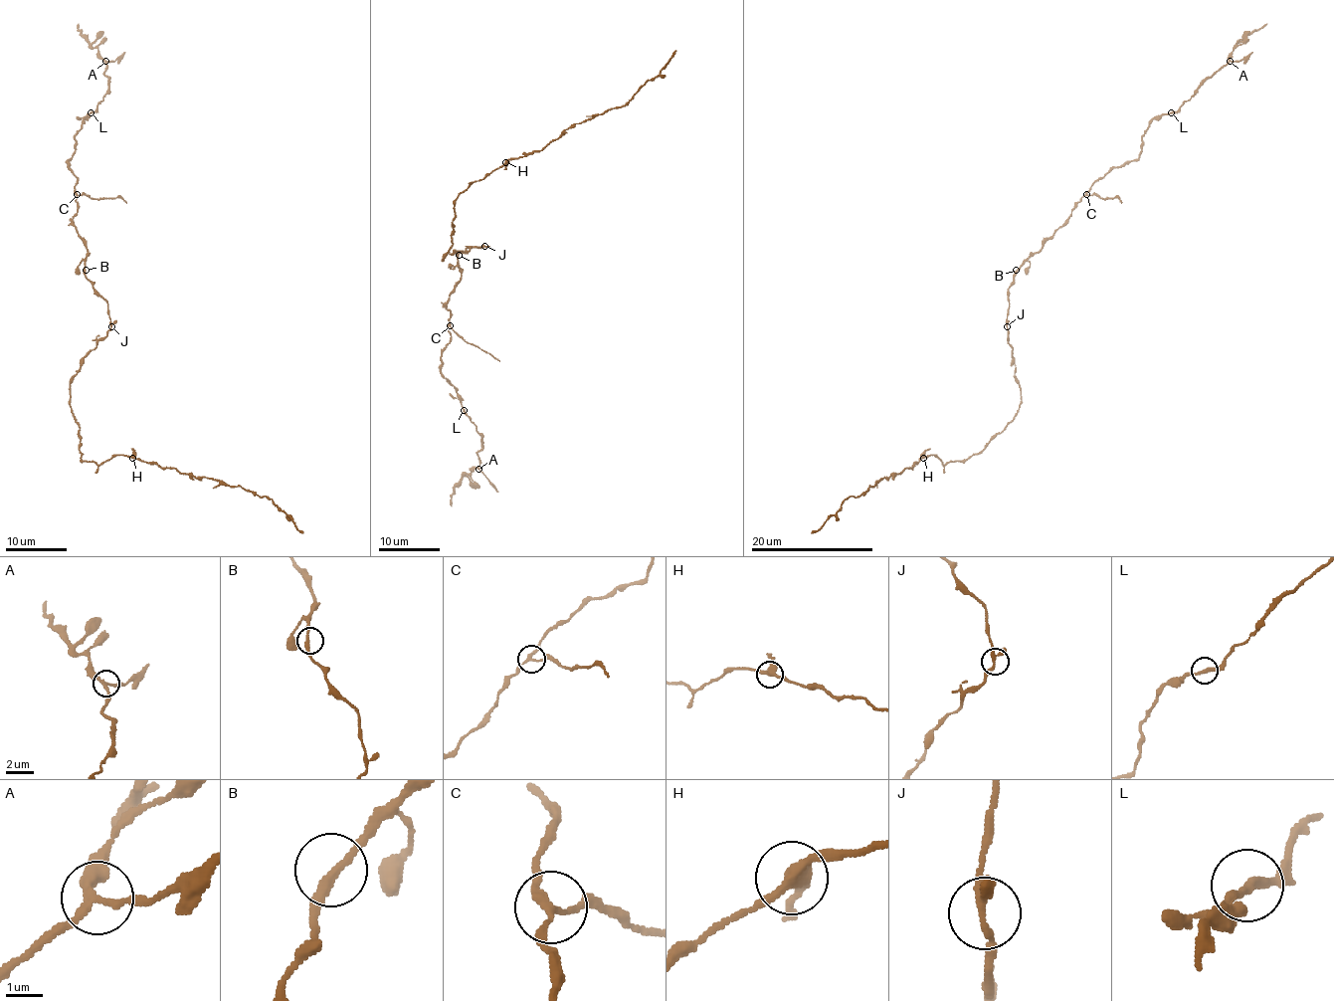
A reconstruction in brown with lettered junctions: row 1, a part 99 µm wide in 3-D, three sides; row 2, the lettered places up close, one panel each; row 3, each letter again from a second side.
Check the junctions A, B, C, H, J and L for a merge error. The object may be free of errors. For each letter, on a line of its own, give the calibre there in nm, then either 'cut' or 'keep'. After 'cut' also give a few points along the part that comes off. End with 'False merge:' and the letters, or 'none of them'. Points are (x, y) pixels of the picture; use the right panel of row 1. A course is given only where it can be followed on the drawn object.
A: 200 nm | keep
B: 240 nm | keep
C: 190 nm | cut | (1086, 195), (1117, 198), (1121, 203)
H: 340 nm | keep
J: 200 nm | keep
L: 240 nm | keep
False merge: C

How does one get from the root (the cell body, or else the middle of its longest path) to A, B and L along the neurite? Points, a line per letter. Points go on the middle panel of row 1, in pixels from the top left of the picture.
A: (478, 246), (457, 257), (461, 280), (445, 304), (451, 339), (441, 353), (441, 373), (481, 437), (478, 469)
B: (478, 246), (468, 248), (459, 255)
L: (478, 246), (457, 257), (461, 280), (445, 304), (451, 339), (441, 353), (441, 373), (464, 410)

